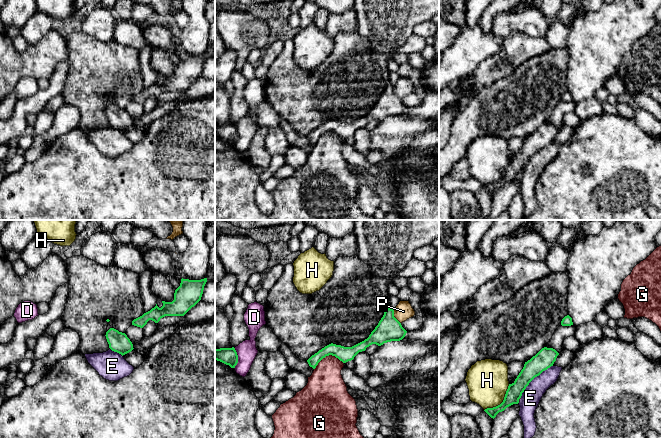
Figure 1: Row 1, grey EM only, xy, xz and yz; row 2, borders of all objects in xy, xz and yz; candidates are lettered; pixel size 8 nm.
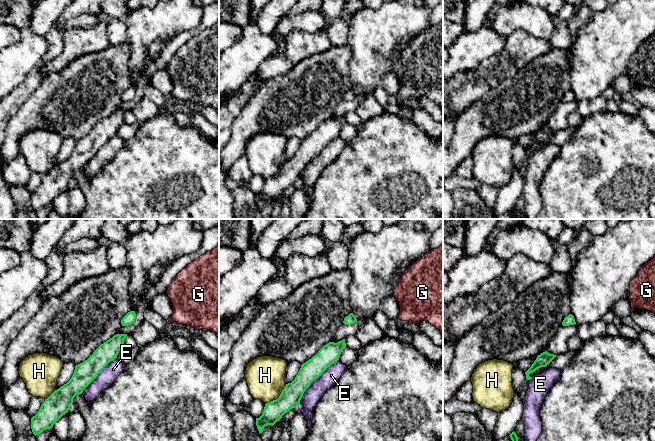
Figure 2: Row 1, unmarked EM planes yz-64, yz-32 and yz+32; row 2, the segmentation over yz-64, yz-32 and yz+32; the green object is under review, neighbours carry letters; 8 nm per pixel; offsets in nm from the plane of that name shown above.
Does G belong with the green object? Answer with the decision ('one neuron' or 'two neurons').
one neuron

